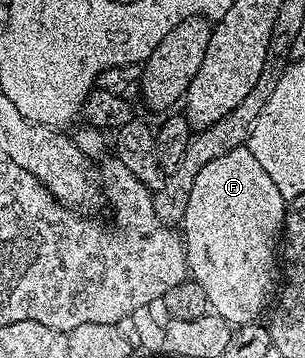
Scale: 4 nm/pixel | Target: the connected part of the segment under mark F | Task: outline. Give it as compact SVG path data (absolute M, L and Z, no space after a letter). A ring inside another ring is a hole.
M248 146L231 149L215 161L203 165L195 185L191 185L191 197L187 197L187 209L183 220L185 256L192 278L207 293L210 308L224 317L230 325L252 323L262 318L269 294L273 291L273 274L279 265L279 244L285 230L287 200L275 189L275 181L267 177L263 165L255 161Z

